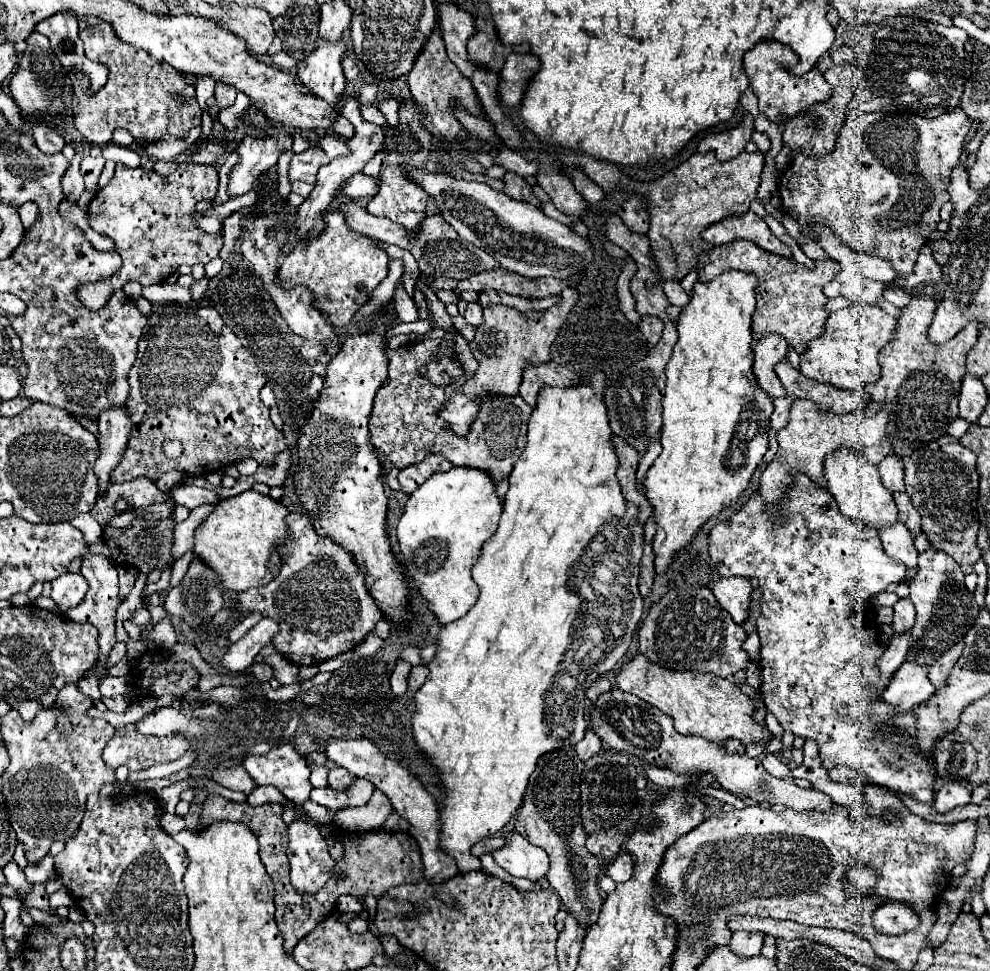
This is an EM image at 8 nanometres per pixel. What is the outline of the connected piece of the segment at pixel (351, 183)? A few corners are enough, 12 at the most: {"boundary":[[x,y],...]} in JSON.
{"boundary":[[355,173],[343,187],[345,199],[375,197],[379,179]]}

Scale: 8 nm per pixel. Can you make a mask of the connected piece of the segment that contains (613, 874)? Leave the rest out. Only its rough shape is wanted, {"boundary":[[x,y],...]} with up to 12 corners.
{"boundary":[[627,851],[605,869],[615,883],[631,879],[633,857]]}

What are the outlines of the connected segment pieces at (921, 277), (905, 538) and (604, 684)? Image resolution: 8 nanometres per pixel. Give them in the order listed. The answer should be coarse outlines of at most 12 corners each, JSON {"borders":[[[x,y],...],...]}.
{"borders":[[[923,245],[915,273],[905,289],[915,283],[935,283],[943,269],[935,261],[931,247]],[[903,523],[879,531],[884,551],[915,577],[917,551]],[[599,677],[597,683],[587,691],[591,703],[597,701],[601,693],[611,689],[607,677]]]}

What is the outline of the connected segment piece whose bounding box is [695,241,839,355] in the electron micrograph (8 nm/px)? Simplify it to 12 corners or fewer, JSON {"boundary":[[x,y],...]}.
{"boundary":[[751,241],[699,255],[697,281],[737,269],[757,275],[753,341],[781,335],[799,355],[827,321],[815,269]]}

